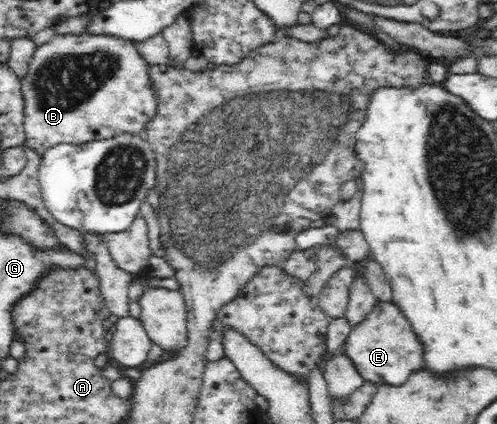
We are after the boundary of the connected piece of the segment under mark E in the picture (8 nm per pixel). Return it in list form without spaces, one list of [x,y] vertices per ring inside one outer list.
[[[378,301],[375,308],[367,314],[365,320],[351,328],[343,348],[359,373],[367,382],[374,384],[391,384],[400,386],[420,369],[424,369],[425,348],[422,340],[417,337],[411,321],[405,317],[403,309],[395,301]]]

